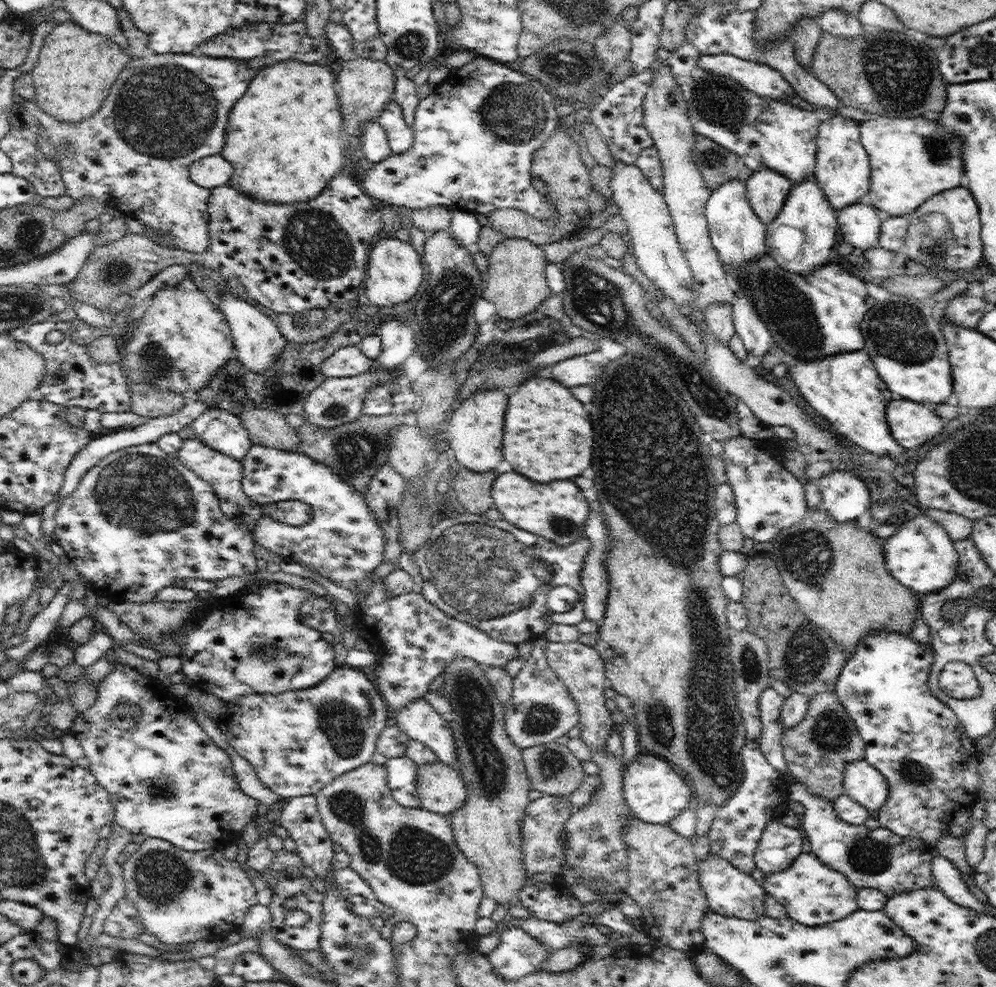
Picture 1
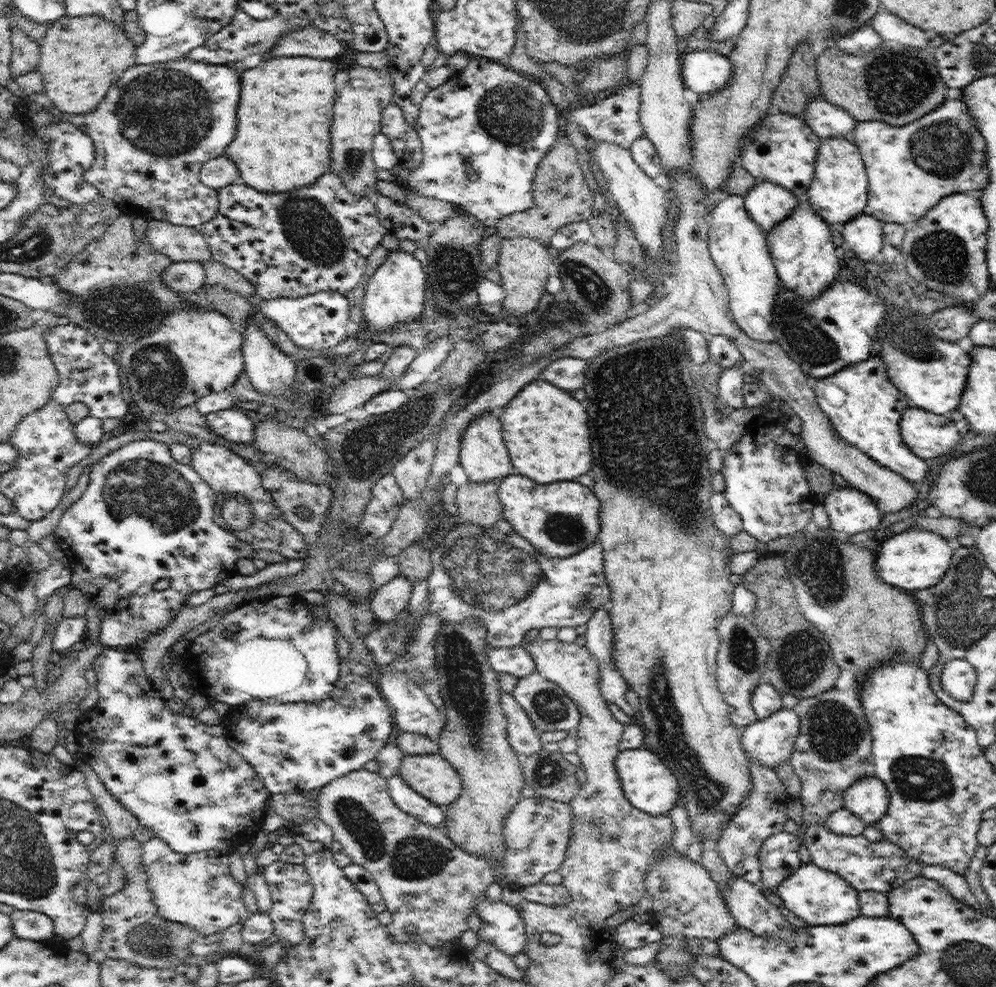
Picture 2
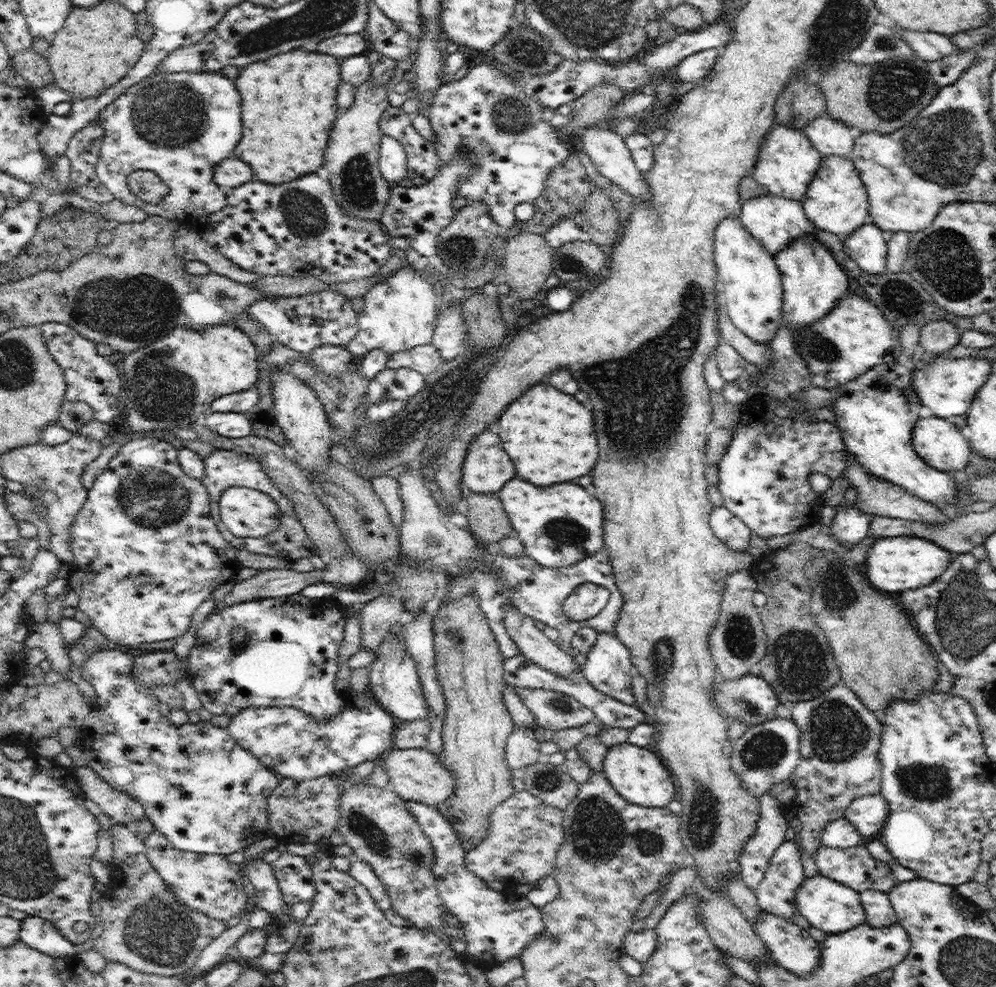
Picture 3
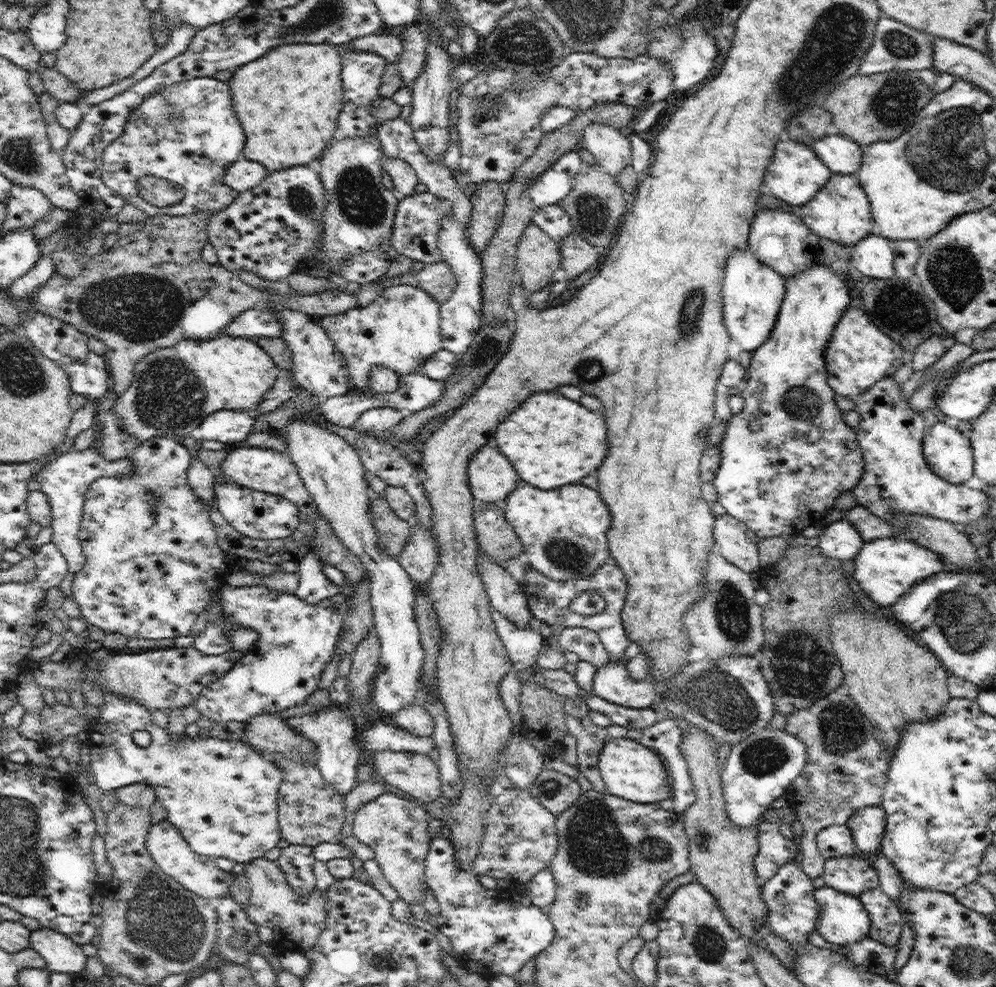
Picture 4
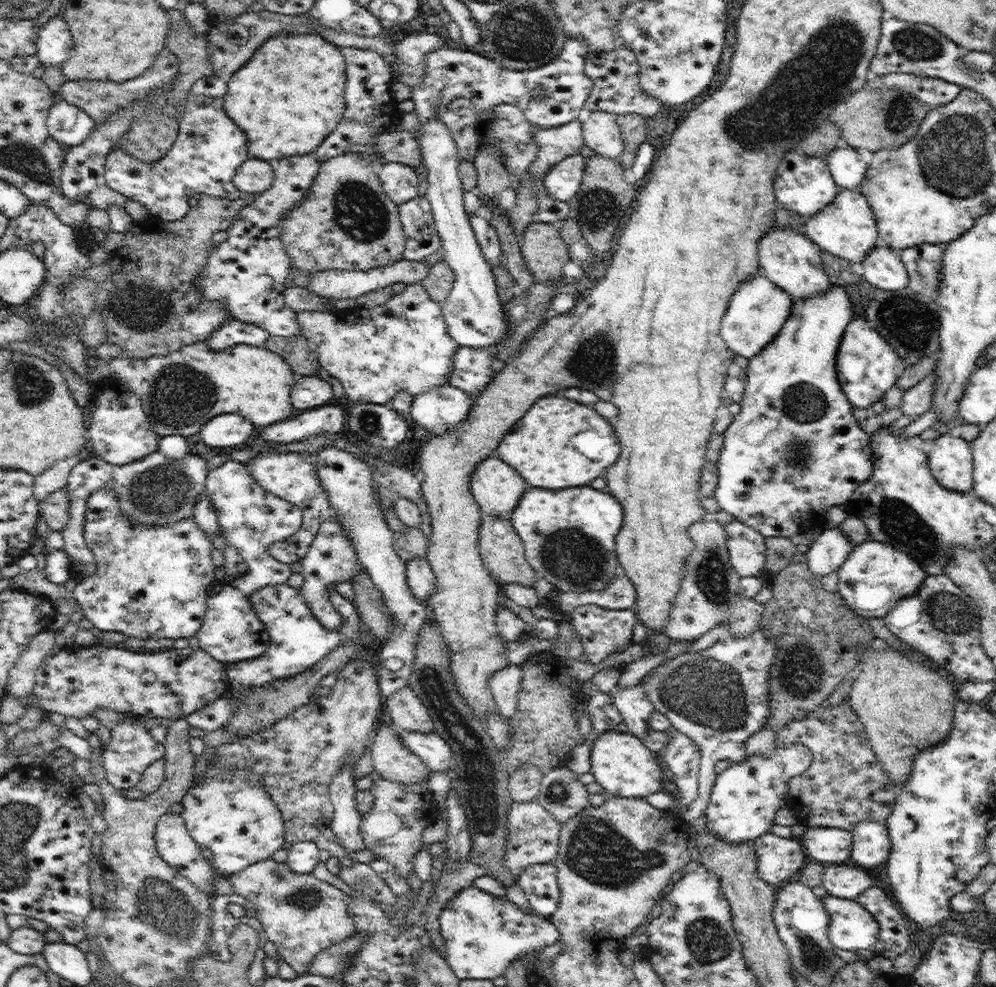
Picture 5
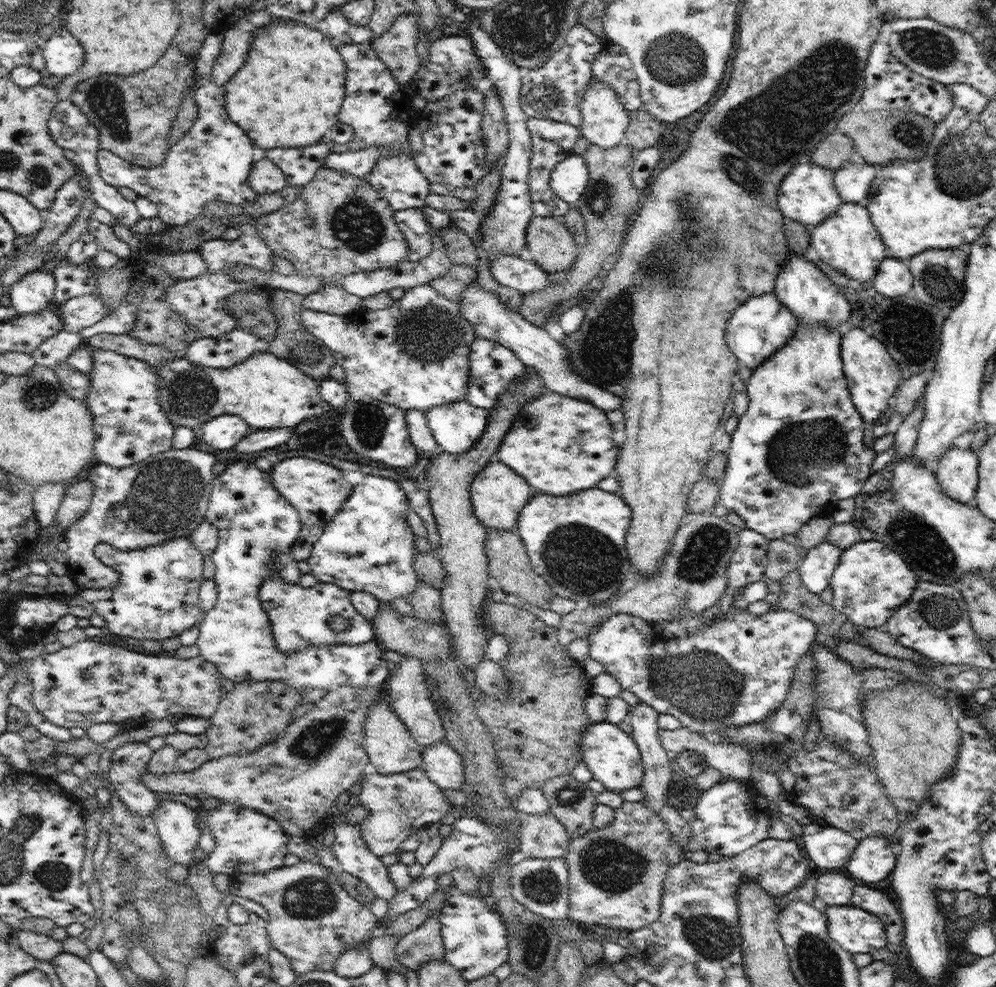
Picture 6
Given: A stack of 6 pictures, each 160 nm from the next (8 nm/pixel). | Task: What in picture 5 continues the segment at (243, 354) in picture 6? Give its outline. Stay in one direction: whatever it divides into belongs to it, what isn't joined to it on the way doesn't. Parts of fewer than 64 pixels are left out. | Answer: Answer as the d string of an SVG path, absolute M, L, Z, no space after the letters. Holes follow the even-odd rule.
M233 317L224 322L219 330L216 330L206 340L207 347L212 350L224 350L237 344L264 347L269 333L252 323L242 323Z

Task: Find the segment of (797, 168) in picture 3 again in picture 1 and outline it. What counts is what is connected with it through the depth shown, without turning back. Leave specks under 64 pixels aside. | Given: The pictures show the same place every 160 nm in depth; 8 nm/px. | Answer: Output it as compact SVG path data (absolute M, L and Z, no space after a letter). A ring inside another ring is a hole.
M687 38L674 51L665 50L663 45L659 50L660 59L671 66L676 82L682 87L693 129L737 154L750 170L769 168L793 183L815 178L817 136L822 117L789 101L758 96L729 76L714 76L698 68L700 55Z

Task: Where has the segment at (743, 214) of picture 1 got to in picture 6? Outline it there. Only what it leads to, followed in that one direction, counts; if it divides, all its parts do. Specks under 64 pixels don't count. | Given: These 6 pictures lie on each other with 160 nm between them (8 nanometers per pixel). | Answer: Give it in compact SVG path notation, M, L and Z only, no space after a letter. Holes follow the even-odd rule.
M775 293L752 297L742 303L728 321L726 344L743 366L758 368L797 334L798 324L798 318L778 300Z

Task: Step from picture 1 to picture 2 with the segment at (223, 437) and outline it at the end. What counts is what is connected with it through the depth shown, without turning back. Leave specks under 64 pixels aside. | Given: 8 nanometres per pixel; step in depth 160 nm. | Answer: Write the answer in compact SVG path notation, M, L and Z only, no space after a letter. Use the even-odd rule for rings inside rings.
M227 408L206 414L207 425L220 436L236 443L252 443L255 438L253 420L240 408Z

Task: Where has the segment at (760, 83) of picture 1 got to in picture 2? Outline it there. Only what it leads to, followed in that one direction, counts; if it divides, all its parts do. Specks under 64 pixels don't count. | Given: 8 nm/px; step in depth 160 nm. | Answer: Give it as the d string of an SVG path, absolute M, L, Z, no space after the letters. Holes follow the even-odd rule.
M698 50L698 52L686 53L681 69L685 86L697 92L700 98L708 97L708 94L723 89L731 79L731 64L728 57L714 52L714 50Z

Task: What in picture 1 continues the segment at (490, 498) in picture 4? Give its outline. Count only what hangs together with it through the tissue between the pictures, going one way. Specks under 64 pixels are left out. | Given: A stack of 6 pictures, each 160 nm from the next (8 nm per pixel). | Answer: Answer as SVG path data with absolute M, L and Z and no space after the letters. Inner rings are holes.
M498 387L494 390L478 389L470 397L462 397L460 405L447 415L450 436L448 444L454 450L459 464L474 472L494 470L502 460L502 434L504 434L504 410L508 396Z

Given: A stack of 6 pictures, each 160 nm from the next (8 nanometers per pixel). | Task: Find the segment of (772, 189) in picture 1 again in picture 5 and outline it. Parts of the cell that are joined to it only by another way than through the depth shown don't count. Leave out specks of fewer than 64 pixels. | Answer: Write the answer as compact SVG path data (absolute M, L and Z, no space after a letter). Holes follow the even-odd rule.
M775 225L758 242L758 264L762 273L774 282L774 285L790 294L793 301L798 302L803 298L818 297L832 289L832 282L828 280L822 268L820 252L818 245L814 245L804 232Z

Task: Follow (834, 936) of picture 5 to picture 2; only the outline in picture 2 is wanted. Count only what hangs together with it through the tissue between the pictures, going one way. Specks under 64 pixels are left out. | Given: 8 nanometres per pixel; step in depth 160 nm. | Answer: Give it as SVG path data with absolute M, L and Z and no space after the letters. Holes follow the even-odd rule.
M812 862L800 865L798 871L785 878L777 890L785 908L814 926L844 924L860 916L859 893L838 874L820 869Z

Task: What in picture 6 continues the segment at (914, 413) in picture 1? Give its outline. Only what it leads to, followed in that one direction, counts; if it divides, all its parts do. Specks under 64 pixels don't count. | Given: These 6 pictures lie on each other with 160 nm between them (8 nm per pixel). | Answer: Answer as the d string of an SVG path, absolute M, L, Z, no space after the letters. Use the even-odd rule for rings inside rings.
M951 446L934 470L944 494L966 504L975 497L979 481L979 458L972 449Z

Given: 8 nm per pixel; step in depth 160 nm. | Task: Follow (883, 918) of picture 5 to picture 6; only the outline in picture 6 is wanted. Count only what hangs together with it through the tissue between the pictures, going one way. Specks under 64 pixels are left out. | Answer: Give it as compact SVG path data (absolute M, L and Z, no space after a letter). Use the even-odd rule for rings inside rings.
M856 881L850 904L875 914L885 924L889 944L887 949L893 954L900 952L898 946L903 944L905 922L903 921L898 905L876 888Z

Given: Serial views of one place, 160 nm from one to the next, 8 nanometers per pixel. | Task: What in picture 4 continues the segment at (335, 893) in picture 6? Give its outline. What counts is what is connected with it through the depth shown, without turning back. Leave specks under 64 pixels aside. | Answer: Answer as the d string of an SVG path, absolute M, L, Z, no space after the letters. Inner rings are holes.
M261 857L254 861L242 865L239 870L246 876L250 885L251 896L249 898L248 907L245 913L248 918L257 926L265 926L271 928L274 933L274 944L284 952L284 950L306 950L317 941L318 935L327 927L327 908L325 891L318 889L311 890L307 895L300 896L288 884L286 875L277 866L276 861L272 862Z

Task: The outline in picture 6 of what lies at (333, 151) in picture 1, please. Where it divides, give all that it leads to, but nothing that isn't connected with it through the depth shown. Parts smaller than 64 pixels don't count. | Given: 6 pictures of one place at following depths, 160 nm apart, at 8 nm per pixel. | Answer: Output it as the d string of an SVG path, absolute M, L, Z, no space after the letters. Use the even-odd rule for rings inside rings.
M275 18L255 32L244 66L223 88L229 117L248 133L256 146L265 151L278 147L304 148L318 143L339 122L347 68L342 55L328 39L322 27L309 27L290 19L277 21Z

